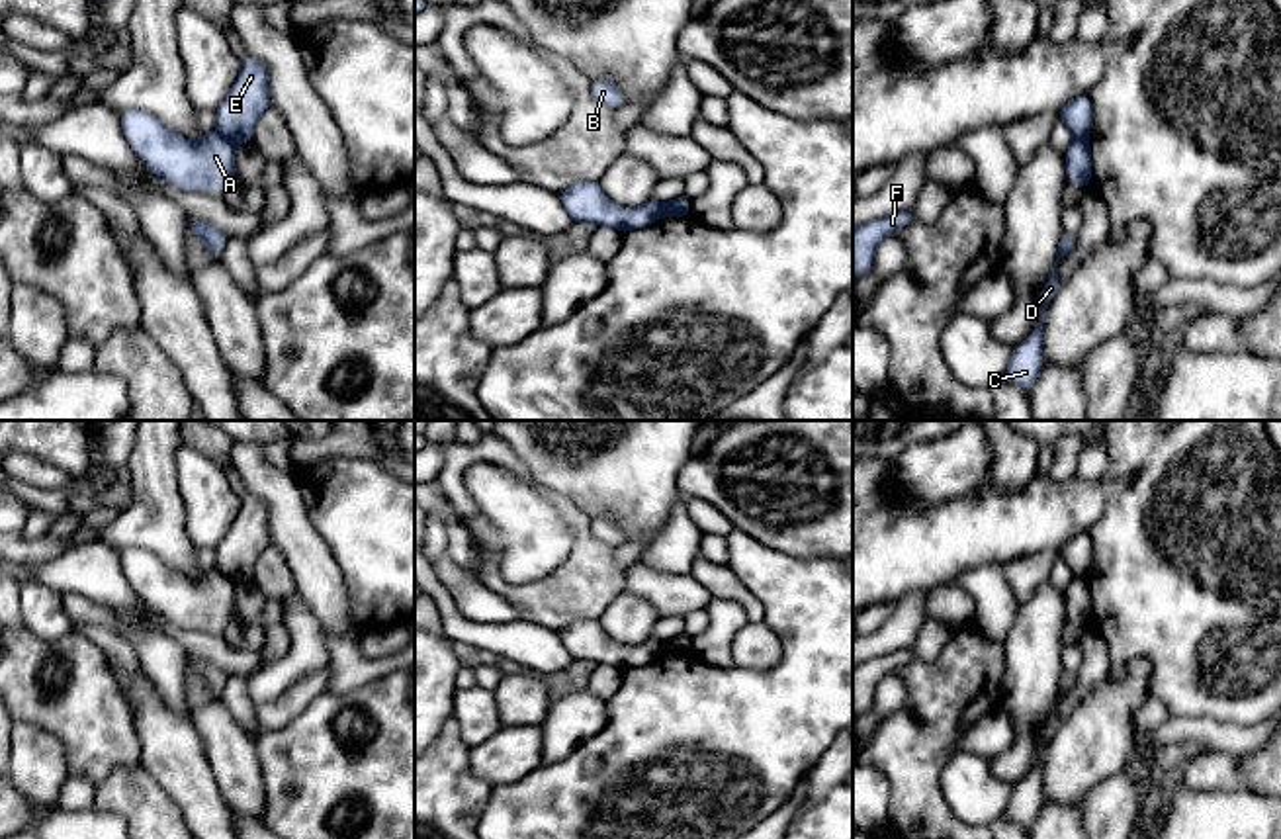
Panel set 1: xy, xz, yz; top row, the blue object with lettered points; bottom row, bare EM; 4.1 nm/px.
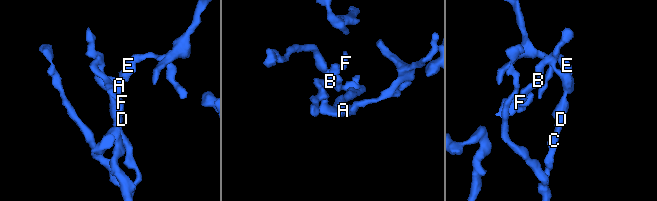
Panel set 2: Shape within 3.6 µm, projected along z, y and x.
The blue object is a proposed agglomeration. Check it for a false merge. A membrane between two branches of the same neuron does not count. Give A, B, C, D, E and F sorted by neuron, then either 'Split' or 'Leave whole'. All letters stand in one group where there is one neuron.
Groups: A B C D F / E. Split

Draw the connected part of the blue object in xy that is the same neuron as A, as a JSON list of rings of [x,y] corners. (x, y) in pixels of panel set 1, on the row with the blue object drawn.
[[[119,111],[133,153],[156,176],[182,192],[221,192],[235,178],[235,141],[219,133],[182,139],[153,113]]]

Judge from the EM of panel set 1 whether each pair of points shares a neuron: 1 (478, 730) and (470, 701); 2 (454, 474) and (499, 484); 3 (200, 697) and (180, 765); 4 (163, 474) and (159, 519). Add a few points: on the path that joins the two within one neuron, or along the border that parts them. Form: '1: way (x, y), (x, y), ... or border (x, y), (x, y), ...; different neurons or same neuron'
1: way (478, 722), (474, 708); same neuron
2: border (507, 468), (478, 464), (466, 472), (476, 511); different neurons
3: way (200, 714), (198, 748); same neuron
4: way (159, 485), (159, 507); same neuron

